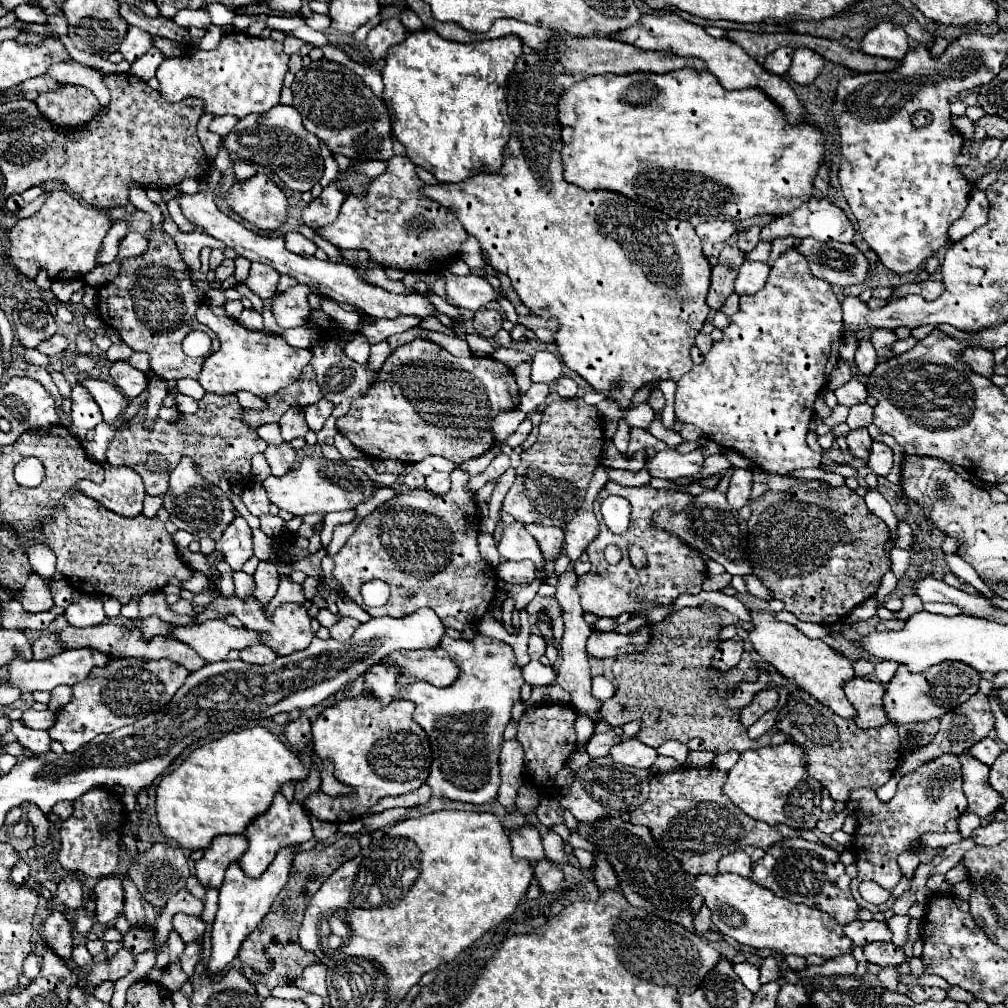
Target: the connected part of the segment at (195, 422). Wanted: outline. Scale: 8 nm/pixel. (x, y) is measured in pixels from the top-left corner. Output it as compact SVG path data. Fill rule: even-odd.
M206 393L206 401L202 403L206 403L206 409L200 413L214 413L214 425L200 419L198 415L180 415L172 423L156 419L150 431L144 425L124 425L114 433L108 445L108 463L132 467L142 477L148 495L166 493L168 475L182 457L194 459L196 467L200 467L200 473L210 483L218 483L222 475L228 475L232 483L248 483L250 459L254 453L262 453L268 447L268 443L262 441L254 429L246 429L240 423L240 415L244 409L238 405L236 395Z

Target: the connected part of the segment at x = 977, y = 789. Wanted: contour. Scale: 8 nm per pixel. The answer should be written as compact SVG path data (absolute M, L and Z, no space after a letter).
M962 753L958 759L962 763L962 791L968 799L968 811L988 817L1000 807L1000 795L988 787L990 767L976 761L970 753Z

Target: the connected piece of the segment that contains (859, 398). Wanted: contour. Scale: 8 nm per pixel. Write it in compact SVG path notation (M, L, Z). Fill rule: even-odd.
M852 379L846 385L842 385L840 389L834 391L834 395L838 397L838 403L846 405L846 407L866 403L866 399L868 399L868 391L866 391L864 383L860 383L858 379Z

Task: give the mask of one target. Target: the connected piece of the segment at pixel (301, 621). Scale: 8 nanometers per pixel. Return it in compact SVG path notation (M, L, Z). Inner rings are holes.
M218 595L206 609L204 613L200 615L200 619L224 619L228 615L234 615L242 621L244 629L250 629L250 631L256 631L260 641L270 647L276 655L284 657L284 655L290 655L290 653L296 653L296 651L302 651L304 647L308 647L308 643L314 639L314 633L310 629L310 617L306 613L306 607L300 605L300 603L282 603L278 605L272 613L268 613L266 607L262 607L254 597L248 597L248 599L238 599L238 597L224 597L224 595Z

